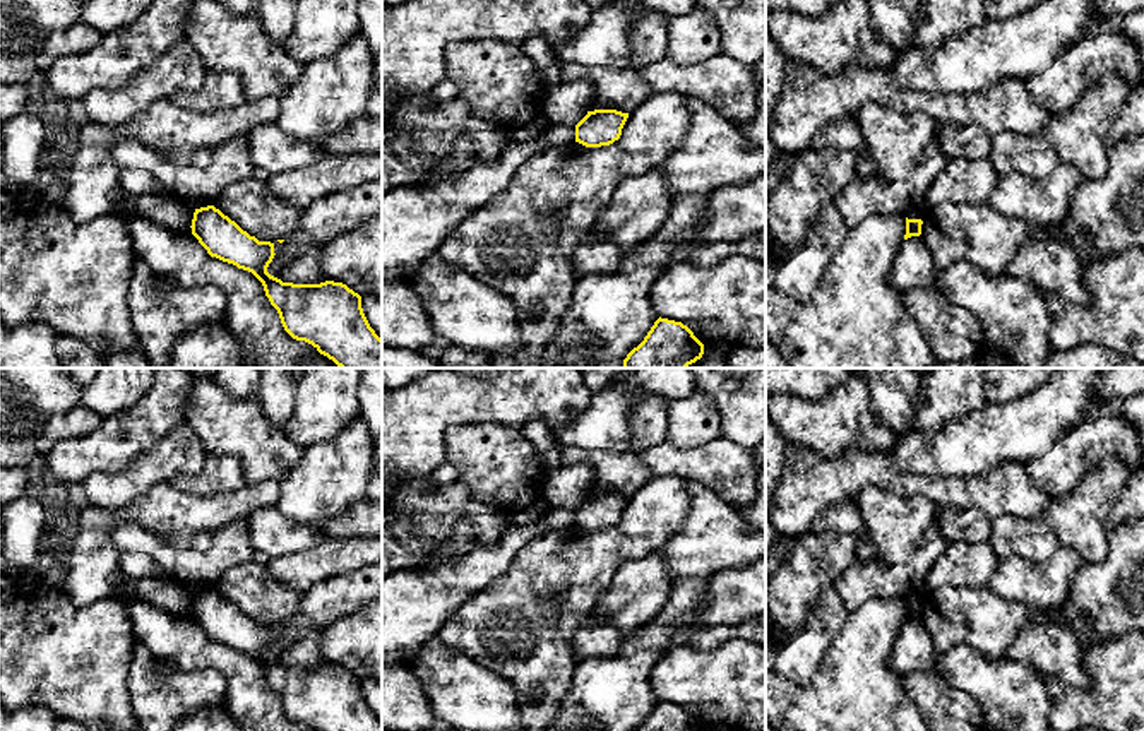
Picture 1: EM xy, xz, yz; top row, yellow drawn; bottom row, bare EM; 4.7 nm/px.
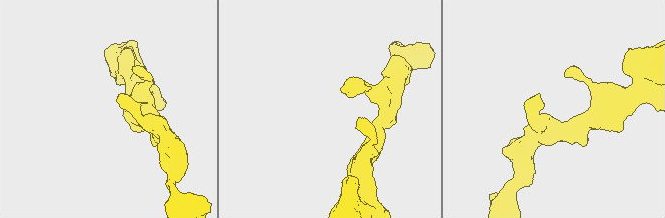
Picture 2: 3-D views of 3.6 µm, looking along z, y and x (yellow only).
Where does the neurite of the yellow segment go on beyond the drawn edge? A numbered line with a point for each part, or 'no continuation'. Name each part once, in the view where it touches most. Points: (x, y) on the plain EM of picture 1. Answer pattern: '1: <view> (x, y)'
no continuation

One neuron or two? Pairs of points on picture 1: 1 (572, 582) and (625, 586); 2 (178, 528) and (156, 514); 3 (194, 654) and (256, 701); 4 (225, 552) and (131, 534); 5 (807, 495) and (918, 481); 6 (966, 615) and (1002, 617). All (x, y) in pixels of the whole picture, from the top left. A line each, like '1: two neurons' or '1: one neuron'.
1: two neurons
2: one neuron
3: one neuron
4: one neuron
5: one neuron
6: one neuron

